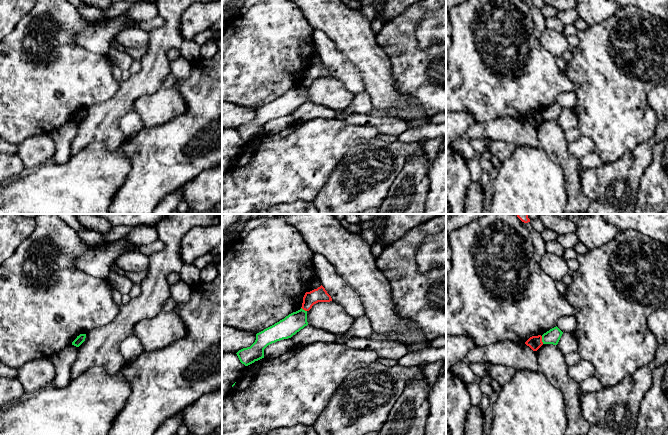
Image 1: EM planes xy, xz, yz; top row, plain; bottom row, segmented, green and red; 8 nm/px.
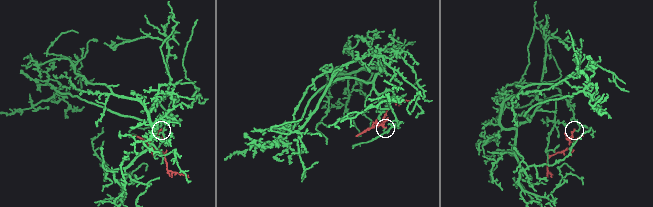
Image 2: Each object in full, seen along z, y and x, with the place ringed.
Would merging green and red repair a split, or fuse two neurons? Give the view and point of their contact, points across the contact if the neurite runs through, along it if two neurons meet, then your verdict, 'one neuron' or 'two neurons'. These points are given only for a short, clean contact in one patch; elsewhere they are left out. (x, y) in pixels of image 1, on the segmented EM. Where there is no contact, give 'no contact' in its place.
meets green in yz at (542, 340); border along yz (541, 336), (543, 343); two neurons

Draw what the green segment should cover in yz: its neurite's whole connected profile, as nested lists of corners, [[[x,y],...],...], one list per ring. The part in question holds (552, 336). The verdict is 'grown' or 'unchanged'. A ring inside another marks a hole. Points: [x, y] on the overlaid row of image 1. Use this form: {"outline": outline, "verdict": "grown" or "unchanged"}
{"outline": [[[556,326],[542,335],[543,344],[557,345],[563,332]]], "verdict": "unchanged"}

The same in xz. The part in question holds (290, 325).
{"outline": [[[301,308],[274,325],[257,333],[255,342],[250,347],[239,350],[236,354],[240,362],[248,366],[264,358],[264,349],[268,345],[291,338],[307,325],[307,311]]], "verdict": "unchanged"}

